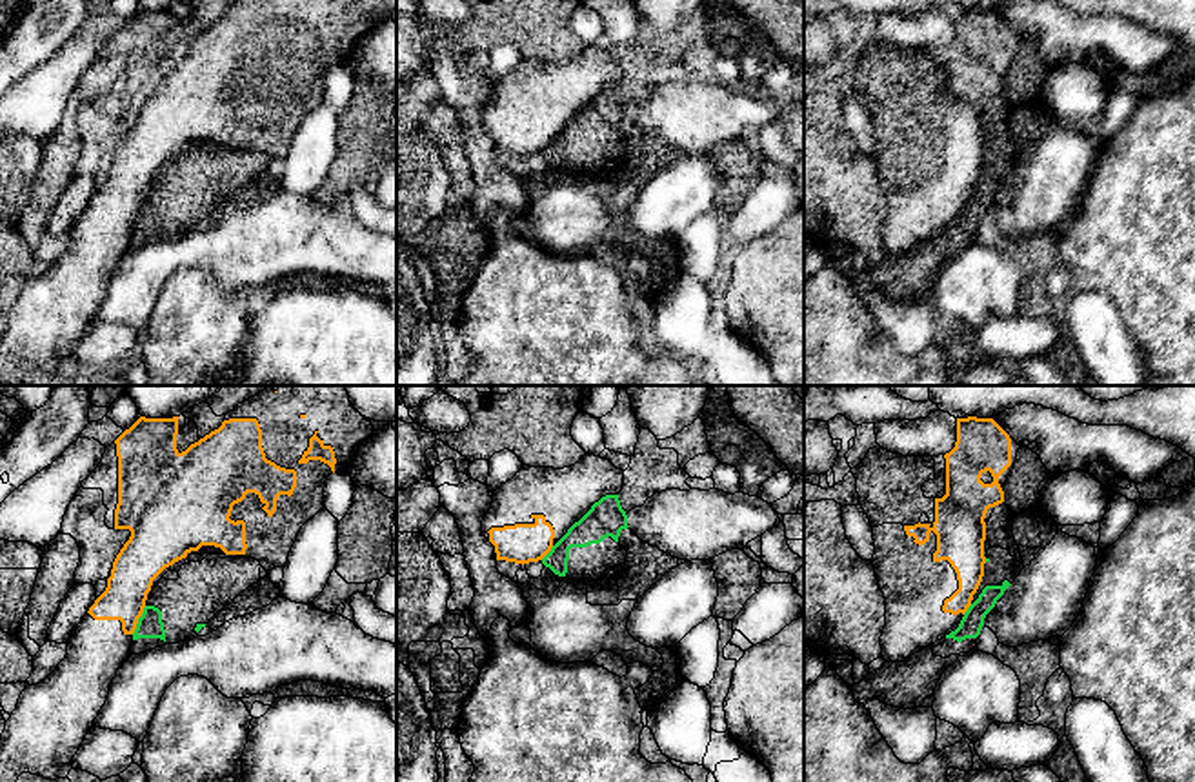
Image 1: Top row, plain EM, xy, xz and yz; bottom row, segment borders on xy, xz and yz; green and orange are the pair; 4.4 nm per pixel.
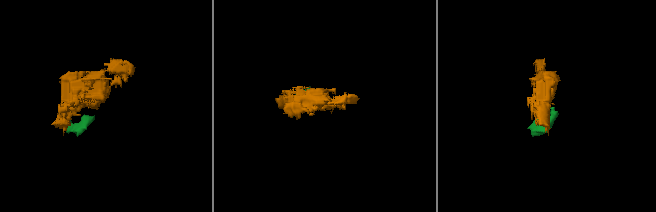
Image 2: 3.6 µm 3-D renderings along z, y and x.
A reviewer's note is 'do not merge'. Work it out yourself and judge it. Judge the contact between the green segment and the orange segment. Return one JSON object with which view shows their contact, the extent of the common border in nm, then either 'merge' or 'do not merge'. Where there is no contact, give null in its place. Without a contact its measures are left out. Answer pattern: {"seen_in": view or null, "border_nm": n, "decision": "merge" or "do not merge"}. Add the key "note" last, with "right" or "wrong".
{"seen_in": "xy", "border_nm": 140, "decision": "do not merge", "note": "right"}

